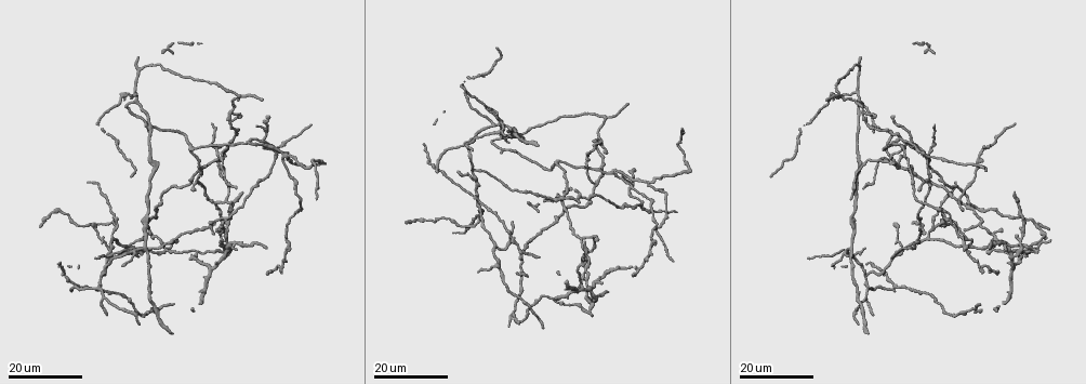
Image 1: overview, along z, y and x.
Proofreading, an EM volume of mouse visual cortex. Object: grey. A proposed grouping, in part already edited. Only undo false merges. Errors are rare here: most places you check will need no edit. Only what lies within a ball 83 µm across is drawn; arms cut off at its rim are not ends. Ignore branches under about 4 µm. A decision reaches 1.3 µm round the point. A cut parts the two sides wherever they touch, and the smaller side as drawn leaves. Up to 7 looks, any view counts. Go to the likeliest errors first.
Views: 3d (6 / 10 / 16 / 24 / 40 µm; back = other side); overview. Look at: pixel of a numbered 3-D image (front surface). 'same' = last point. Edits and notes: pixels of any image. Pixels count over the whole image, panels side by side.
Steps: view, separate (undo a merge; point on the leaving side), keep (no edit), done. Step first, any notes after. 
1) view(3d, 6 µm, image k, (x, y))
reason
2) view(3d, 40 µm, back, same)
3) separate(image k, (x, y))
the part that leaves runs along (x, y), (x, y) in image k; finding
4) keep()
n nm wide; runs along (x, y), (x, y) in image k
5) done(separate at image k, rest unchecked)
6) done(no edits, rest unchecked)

view(3d, 24 µm, image 1, (497, 124))

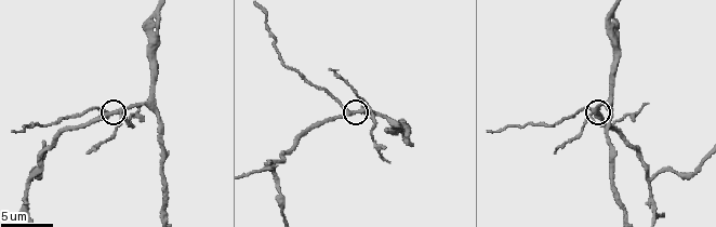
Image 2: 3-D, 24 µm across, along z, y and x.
view(3d, 6 µm, image 2, (593, 112))

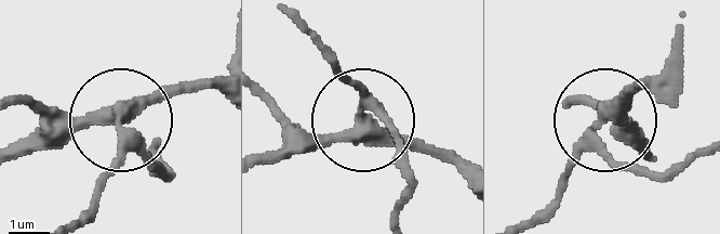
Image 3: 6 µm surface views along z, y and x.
view(3d, 6 µm, back, image 3, (361, 126))

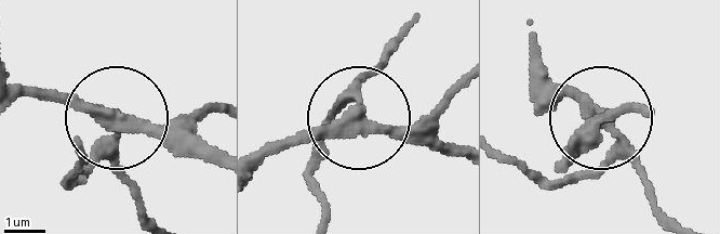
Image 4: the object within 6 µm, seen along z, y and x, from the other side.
separate(image 4, (586, 172))
side arm 9 µm; the part that leaves runs along (604, 126), (611, 154), (594, 171), (543, 185), (501, 160) in image 4; two neurons meet here

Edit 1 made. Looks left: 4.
view(overview)
redraw

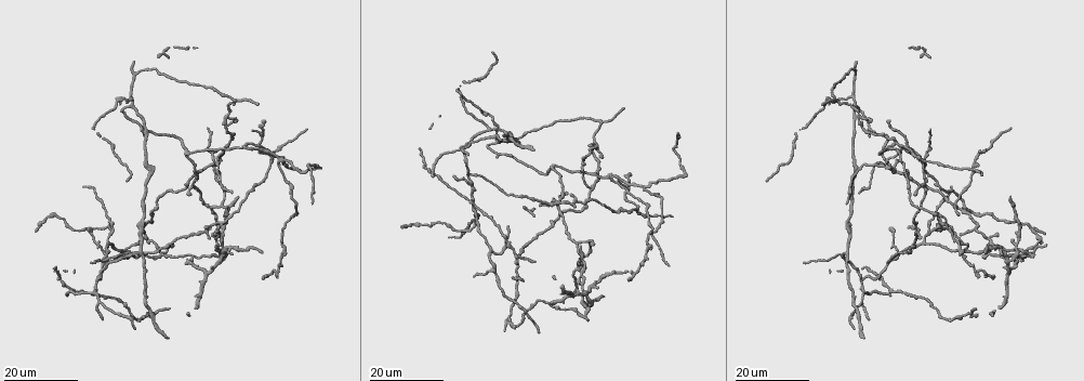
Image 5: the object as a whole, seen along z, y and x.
view(3d, 16 µm, image 5, (272, 161))
a fork

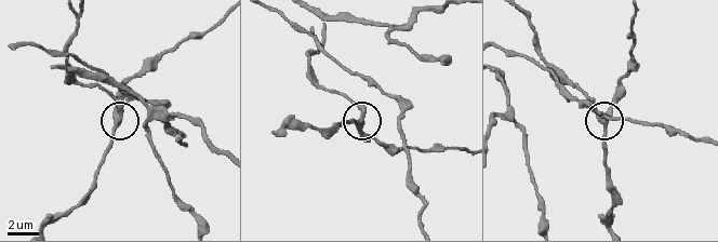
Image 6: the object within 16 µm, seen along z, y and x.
view(3d, 10 µm, image 6, (115, 116))

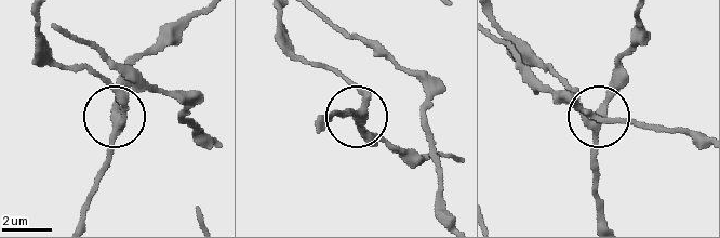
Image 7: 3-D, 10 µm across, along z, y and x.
keep()
3 arms; continuous, no second neuron

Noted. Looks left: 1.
done(separate at image 4, rest unchecked)

